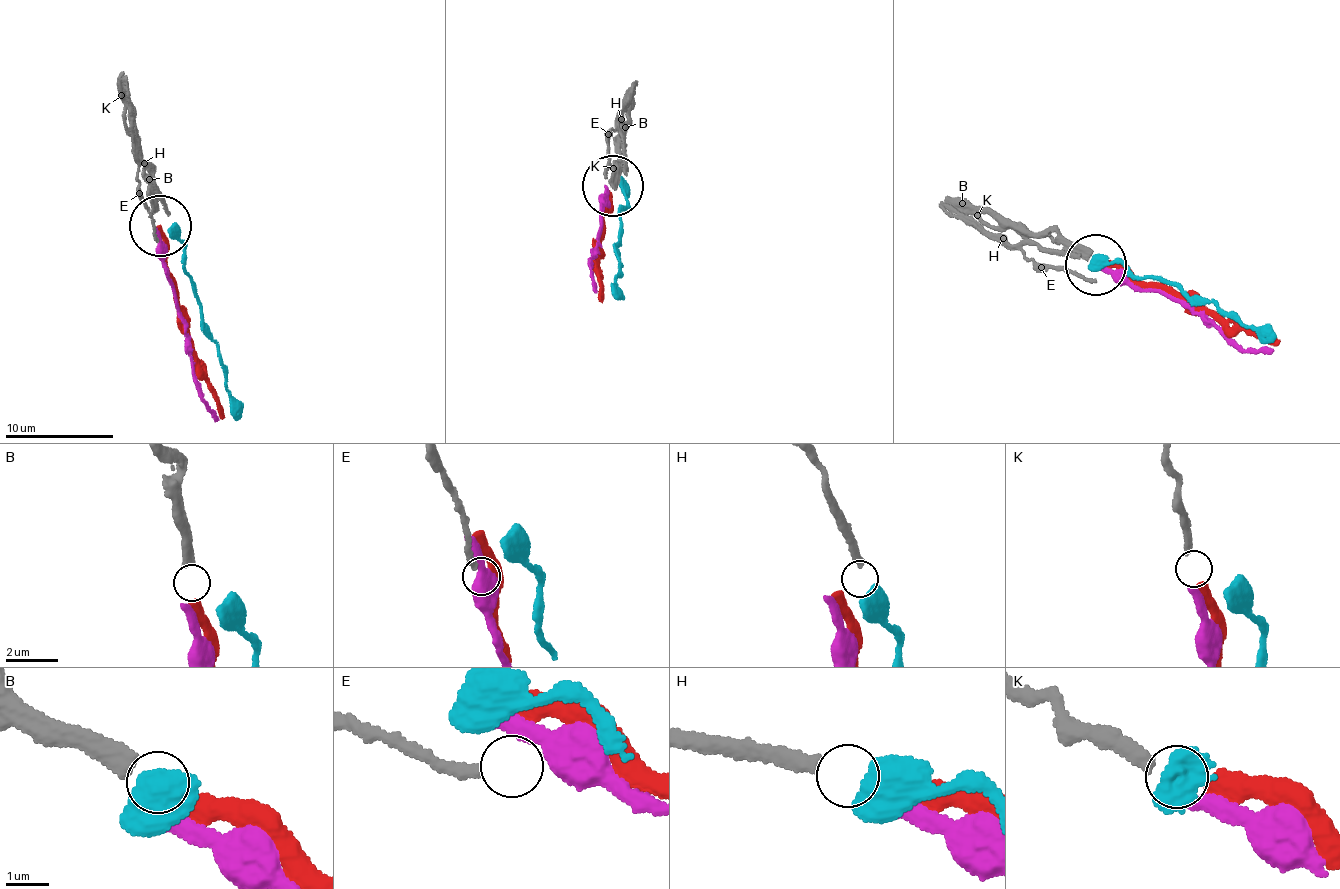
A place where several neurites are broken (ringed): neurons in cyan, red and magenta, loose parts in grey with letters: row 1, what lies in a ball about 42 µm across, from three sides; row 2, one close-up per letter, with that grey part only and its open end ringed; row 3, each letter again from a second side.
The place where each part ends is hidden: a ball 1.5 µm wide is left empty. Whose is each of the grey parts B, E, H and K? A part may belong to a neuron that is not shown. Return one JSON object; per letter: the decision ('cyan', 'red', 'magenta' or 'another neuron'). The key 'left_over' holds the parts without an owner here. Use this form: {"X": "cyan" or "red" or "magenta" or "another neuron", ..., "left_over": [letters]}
{"B": "red", "E": "another neuron", "H": "cyan", "K": "magenta", "left_over": ["E"]}

